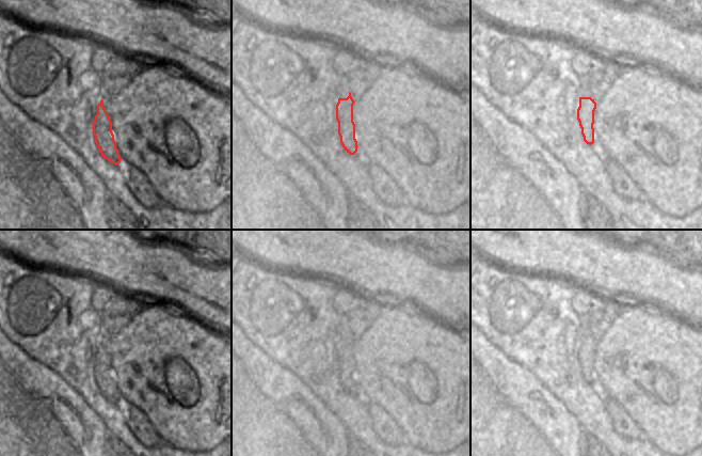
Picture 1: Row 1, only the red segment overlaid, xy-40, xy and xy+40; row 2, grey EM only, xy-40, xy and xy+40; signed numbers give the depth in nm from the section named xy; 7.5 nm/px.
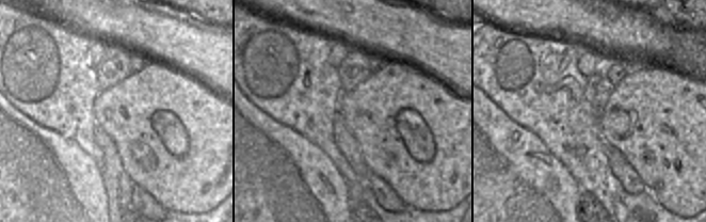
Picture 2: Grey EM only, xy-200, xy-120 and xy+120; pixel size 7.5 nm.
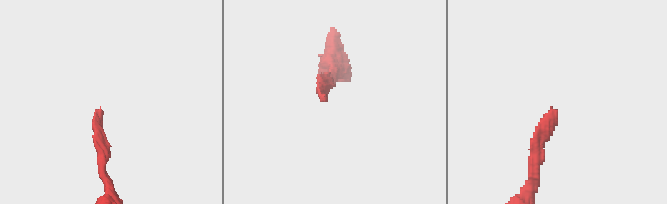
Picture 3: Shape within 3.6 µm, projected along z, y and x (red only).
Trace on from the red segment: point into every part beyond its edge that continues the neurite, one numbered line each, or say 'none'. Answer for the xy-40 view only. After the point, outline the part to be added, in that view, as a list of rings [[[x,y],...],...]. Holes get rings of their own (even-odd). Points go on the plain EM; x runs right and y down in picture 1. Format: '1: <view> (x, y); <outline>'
none

